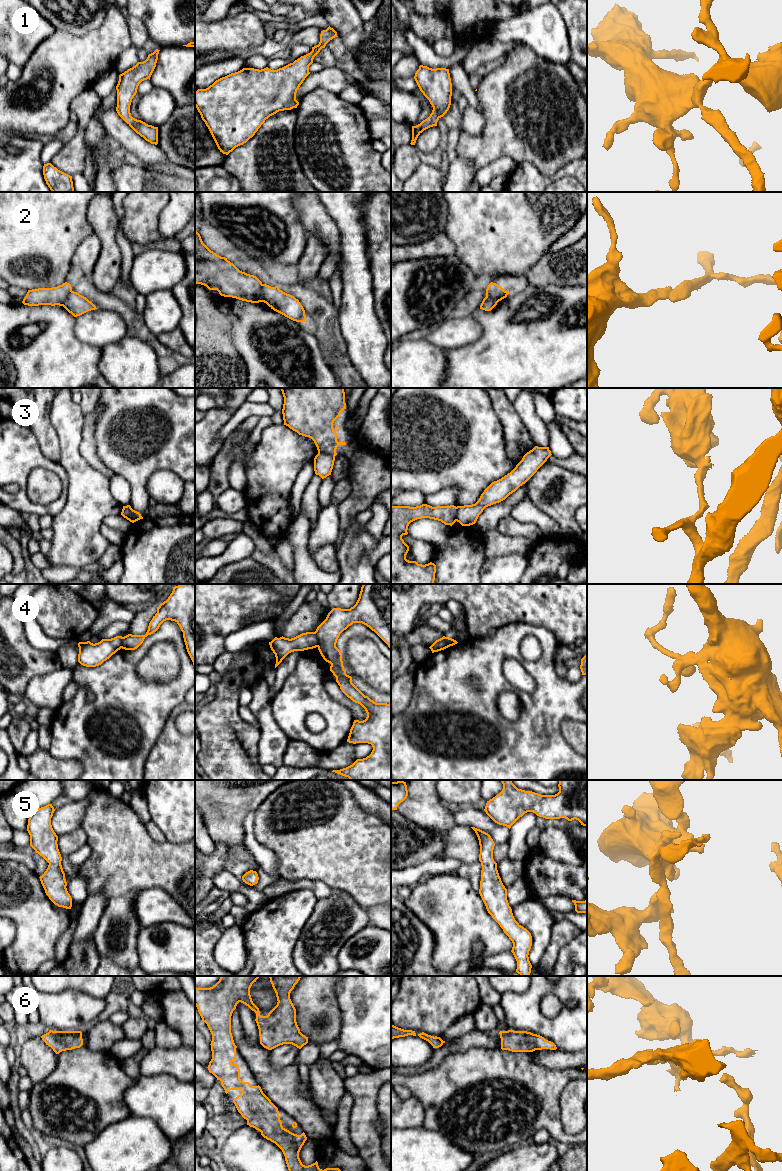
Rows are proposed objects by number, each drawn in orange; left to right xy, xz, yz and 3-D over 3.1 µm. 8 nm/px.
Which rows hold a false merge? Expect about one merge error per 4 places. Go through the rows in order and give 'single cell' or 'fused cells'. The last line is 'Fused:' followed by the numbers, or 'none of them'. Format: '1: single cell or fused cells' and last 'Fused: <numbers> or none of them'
1: single cell
2: fused cells
3: fused cells
4: fused cells
5: single cell
6: single cell
Fused: 2, 3, 4

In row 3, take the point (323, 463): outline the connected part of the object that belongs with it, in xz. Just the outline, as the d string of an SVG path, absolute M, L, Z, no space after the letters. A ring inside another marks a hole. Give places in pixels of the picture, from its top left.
M318 452L314 458L314 471L316 475L319 475L322 479L331 475L335 456L331 454L325 454Z

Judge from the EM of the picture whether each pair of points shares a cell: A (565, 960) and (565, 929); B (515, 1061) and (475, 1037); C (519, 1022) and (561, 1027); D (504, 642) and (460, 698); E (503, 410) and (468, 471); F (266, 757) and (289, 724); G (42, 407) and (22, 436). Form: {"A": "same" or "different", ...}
{"A": "different", "B": "different", "C": "same", "D": "same", "E": "different", "F": "different", "G": "different"}

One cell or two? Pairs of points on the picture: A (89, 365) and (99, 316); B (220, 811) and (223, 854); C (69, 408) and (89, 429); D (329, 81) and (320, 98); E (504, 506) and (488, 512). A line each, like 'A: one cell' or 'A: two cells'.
A: two cells
B: two cells
C: two cells
D: two cells
E: one cell

